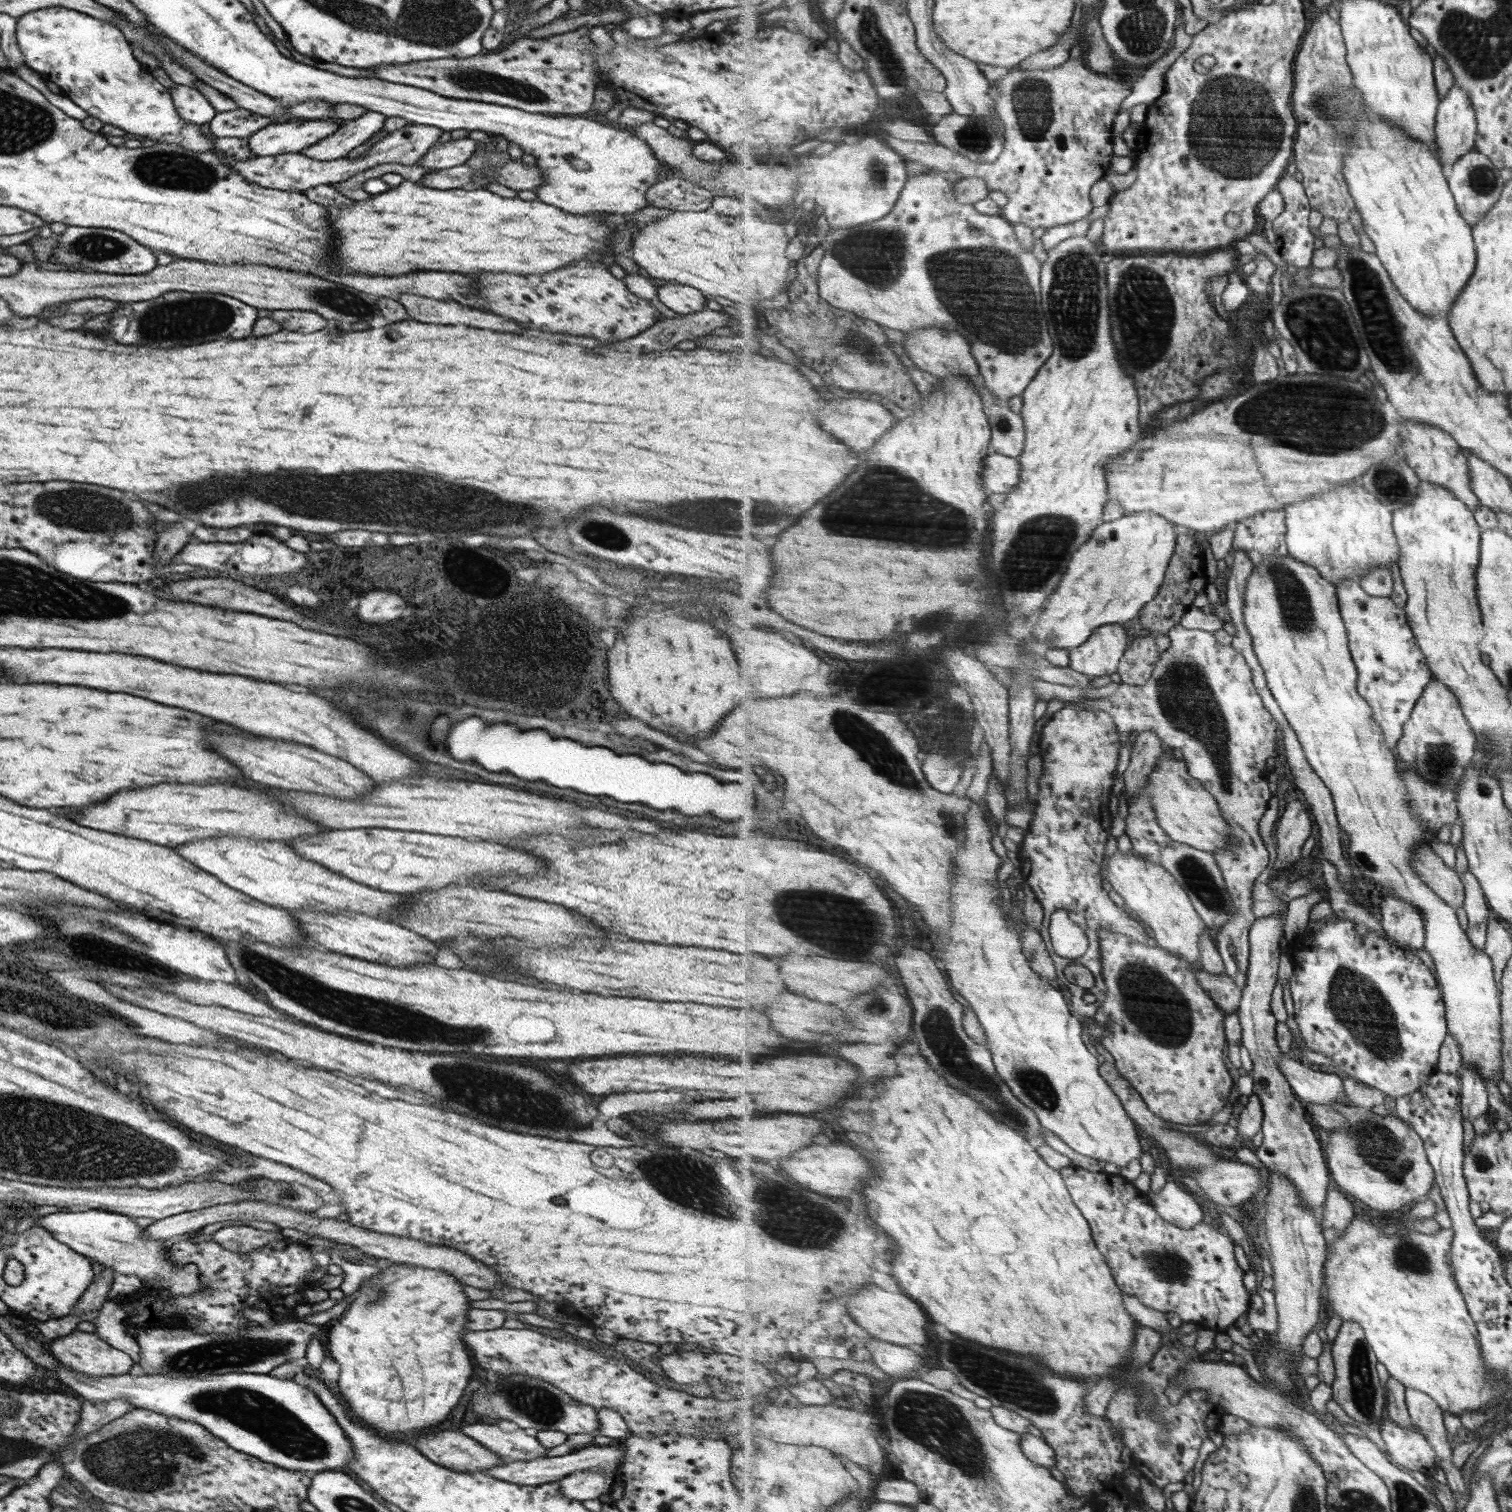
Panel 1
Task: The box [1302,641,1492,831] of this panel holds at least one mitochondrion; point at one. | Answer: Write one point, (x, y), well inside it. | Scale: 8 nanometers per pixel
(1441, 759)

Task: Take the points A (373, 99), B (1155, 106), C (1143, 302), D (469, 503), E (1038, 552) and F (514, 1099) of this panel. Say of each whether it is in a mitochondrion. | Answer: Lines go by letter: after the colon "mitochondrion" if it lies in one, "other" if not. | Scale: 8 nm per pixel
A: other
B: other
C: mitochondrion
D: mitochondrion
E: mitochondrion
F: mitochondrion

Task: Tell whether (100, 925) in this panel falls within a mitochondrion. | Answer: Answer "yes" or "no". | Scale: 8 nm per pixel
yes

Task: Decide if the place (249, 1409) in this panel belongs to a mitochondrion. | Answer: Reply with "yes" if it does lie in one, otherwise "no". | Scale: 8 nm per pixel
yes

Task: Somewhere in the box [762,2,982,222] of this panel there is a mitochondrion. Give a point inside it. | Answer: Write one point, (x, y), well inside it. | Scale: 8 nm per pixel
(872, 38)

